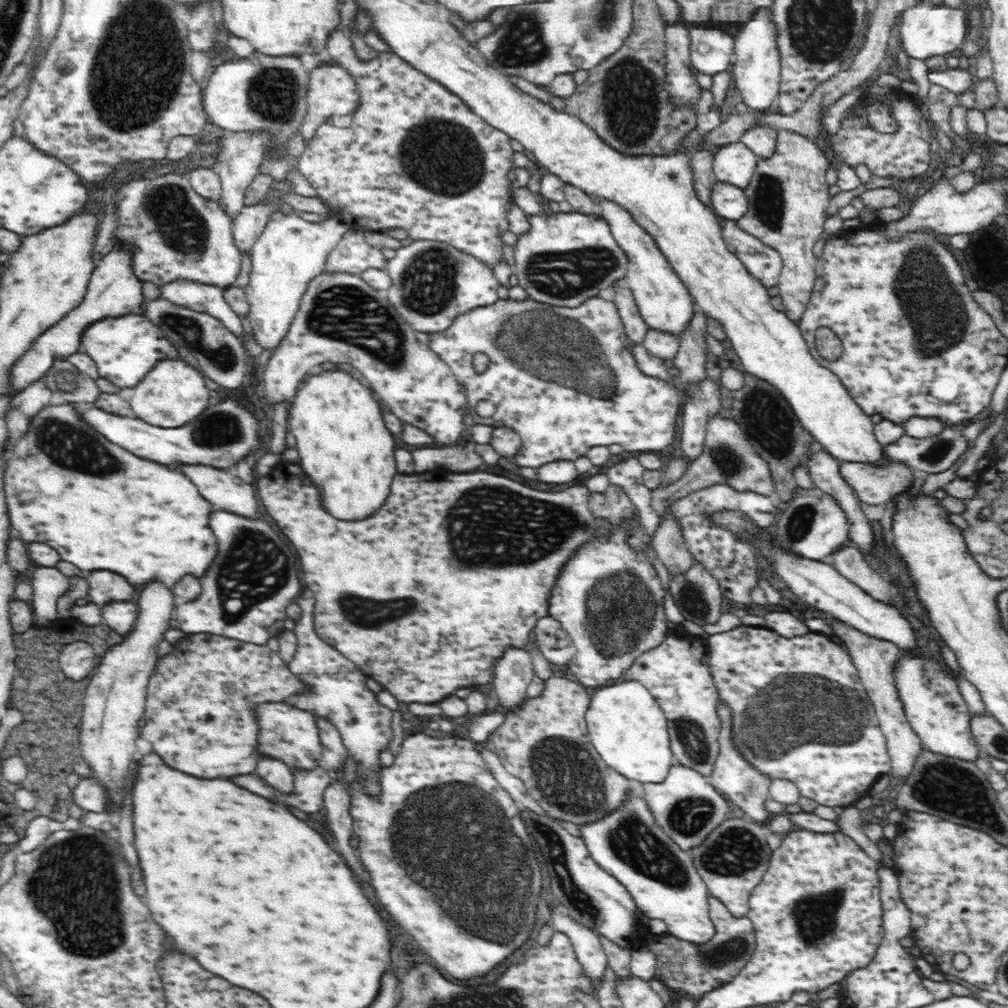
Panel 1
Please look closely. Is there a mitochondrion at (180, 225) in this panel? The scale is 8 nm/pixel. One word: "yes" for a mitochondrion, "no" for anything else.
yes

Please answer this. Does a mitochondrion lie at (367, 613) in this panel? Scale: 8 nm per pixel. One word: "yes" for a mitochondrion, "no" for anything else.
yes

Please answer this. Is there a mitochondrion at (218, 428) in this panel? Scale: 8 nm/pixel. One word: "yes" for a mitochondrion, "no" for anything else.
yes

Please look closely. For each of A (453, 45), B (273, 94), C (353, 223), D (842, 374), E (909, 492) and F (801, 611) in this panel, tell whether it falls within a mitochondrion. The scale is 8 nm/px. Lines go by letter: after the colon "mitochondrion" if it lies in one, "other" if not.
A: other
B: mitochondrion
C: other
D: other
E: other
F: other

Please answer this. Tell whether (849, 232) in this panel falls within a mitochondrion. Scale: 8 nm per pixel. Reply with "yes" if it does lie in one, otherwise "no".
no

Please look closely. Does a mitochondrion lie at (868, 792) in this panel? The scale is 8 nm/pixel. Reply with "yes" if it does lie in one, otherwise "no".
no

